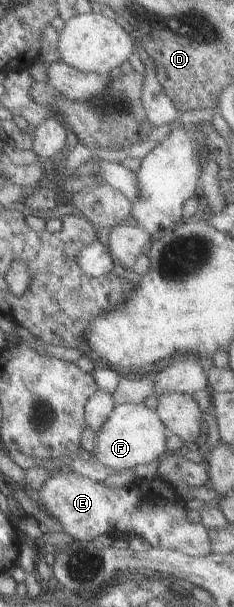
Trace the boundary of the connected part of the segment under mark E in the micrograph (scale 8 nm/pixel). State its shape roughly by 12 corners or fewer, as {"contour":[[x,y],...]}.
{"contour":[[64,468],[39,505],[76,541],[144,539],[191,556],[208,530],[158,476],[107,485]]}

